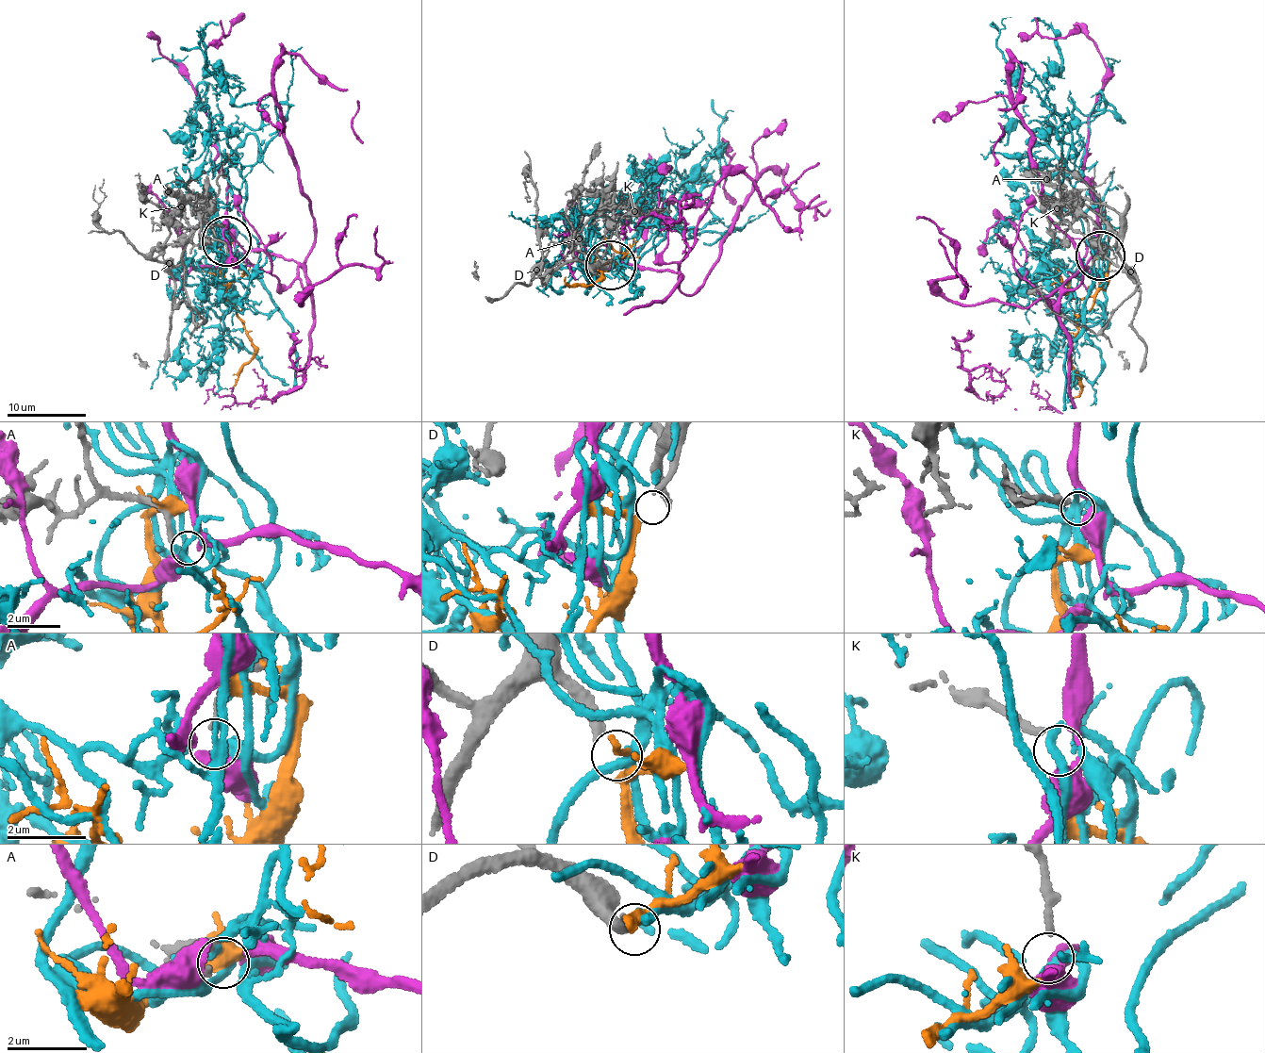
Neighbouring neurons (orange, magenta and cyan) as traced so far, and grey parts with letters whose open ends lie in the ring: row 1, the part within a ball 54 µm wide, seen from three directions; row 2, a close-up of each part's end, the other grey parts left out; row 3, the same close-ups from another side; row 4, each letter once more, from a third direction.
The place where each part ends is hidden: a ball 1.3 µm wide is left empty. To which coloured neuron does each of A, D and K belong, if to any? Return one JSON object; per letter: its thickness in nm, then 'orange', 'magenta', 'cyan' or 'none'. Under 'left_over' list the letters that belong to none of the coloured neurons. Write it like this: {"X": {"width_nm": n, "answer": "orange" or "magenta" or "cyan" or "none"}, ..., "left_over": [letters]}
{"A": {"width_nm": 50, "answer": "none"}, "D": {"width_nm": 240, "answer": "orange"}, "K": {"width_nm": 190, "answer": "cyan"}, "left_over": ["A"]}

